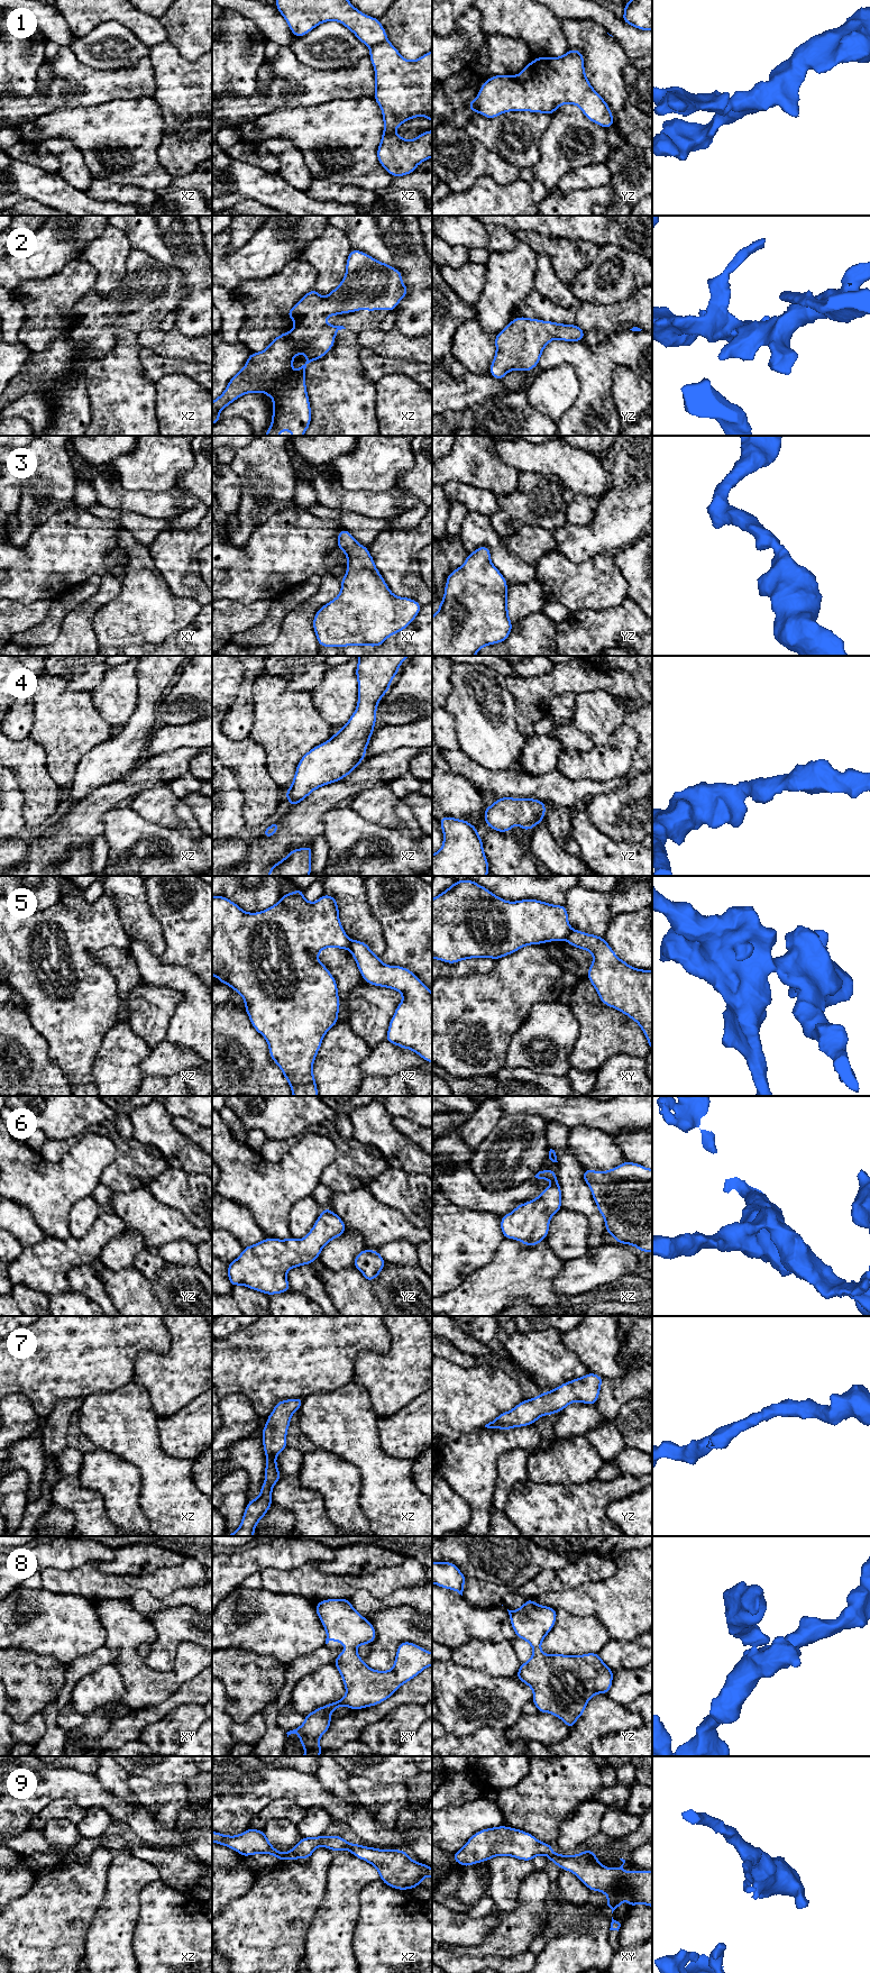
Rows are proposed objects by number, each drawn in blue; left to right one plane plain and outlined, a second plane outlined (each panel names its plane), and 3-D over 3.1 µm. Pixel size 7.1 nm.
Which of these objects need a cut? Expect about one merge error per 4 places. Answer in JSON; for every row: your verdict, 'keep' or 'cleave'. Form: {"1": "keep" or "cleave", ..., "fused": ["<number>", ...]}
{"1": "cleave", "2": "keep", "3": "keep", "4": "keep", "5": "cleave", "6": "keep", "7": "keep", "8": "keep", "9": "keep", "fused": ["1", "5"]}

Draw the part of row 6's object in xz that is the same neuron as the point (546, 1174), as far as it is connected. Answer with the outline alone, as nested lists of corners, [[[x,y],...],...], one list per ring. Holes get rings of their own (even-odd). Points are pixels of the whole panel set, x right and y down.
[[[547,1168],[534,1177],[553,1182],[535,1199],[516,1205],[513,1212],[501,1217],[501,1230],[504,1239],[514,1239],[529,1246],[535,1246],[546,1240],[551,1217],[562,1208],[561,1188],[557,1172]]]

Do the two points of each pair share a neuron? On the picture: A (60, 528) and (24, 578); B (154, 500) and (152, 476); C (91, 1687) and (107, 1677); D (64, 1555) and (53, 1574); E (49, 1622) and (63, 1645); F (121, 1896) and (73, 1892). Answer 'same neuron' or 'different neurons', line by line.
A: same neuron
B: different neurons
C: same neuron
D: different neurons
E: same neuron
F: different neurons

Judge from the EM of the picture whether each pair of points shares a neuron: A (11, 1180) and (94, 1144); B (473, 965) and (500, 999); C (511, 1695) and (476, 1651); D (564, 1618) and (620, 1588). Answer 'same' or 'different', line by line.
A: same
B: different
C: different
D: different

